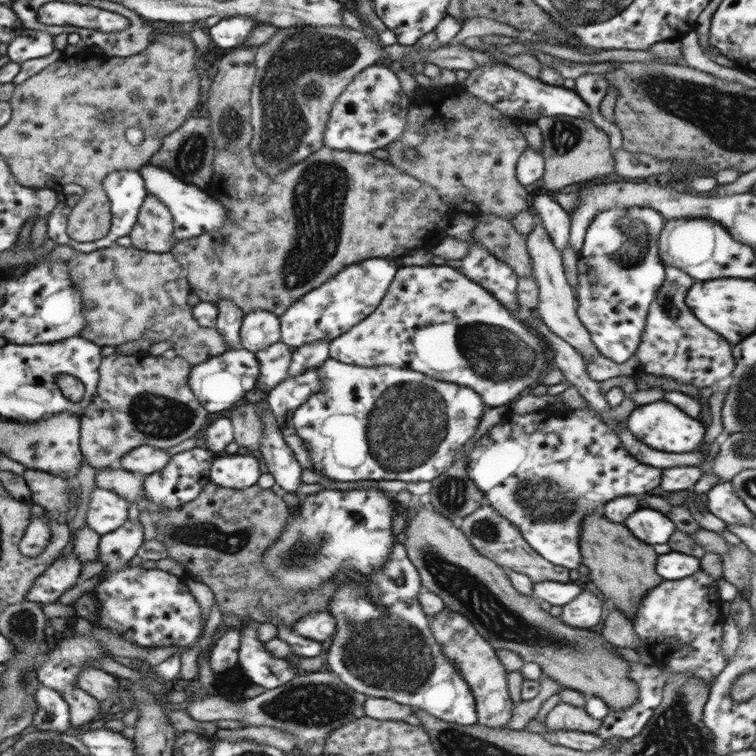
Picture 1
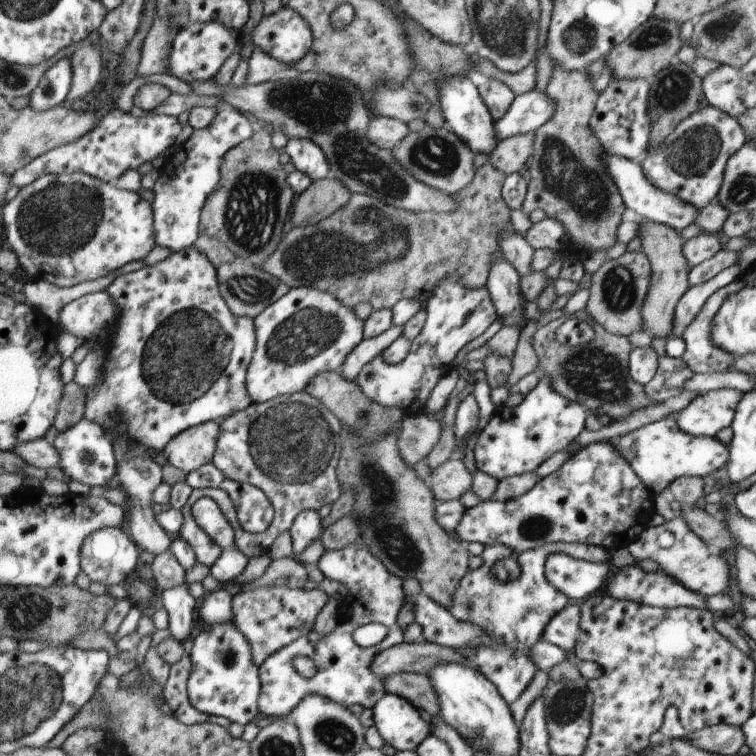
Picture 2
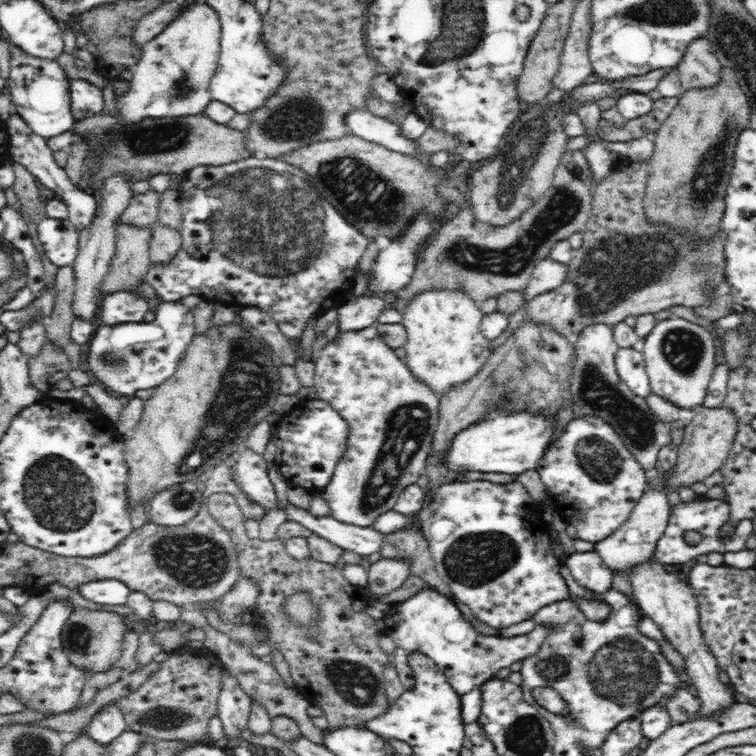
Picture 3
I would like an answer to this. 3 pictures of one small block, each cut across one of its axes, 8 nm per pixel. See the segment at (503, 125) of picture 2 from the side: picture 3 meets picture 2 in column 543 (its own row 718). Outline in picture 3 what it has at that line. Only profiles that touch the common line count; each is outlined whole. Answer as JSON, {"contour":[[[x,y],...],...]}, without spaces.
{"contour":[[[112,703],[103,706],[85,728],[90,738],[105,746],[127,729],[128,725],[124,721],[124,713],[120,705]]]}

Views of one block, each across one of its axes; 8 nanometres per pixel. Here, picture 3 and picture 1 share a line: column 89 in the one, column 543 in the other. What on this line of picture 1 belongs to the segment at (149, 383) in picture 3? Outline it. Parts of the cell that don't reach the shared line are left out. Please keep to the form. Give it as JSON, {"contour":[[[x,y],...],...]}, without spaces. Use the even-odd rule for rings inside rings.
{"contour":[[[452,266],[399,267],[376,310],[348,332],[332,339],[328,348],[330,359],[338,362],[365,367],[390,365],[471,388],[490,408],[512,405],[522,390],[536,386],[548,362],[544,340],[528,330],[522,320],[514,318],[492,293]],[[442,324],[450,324],[450,336],[444,334]]]}

